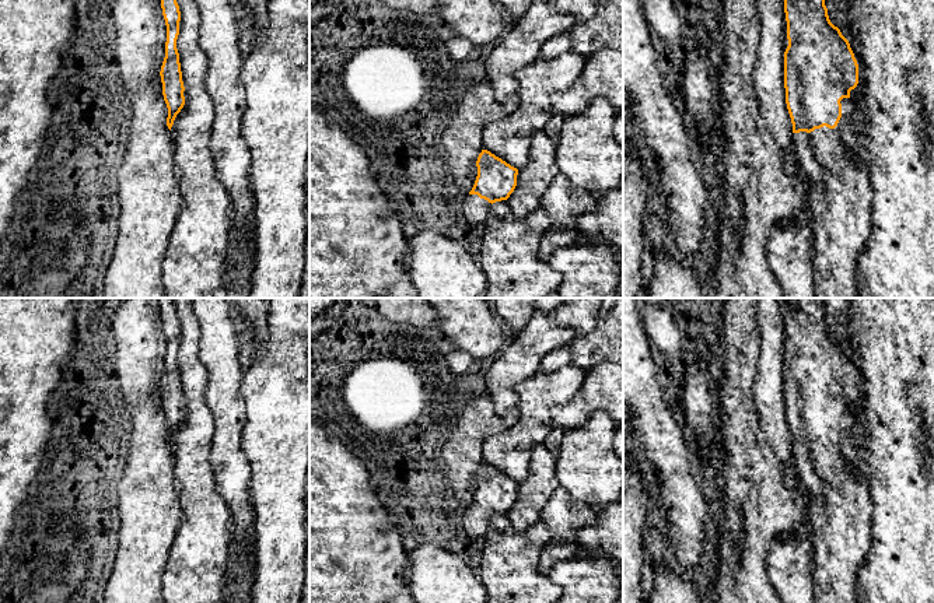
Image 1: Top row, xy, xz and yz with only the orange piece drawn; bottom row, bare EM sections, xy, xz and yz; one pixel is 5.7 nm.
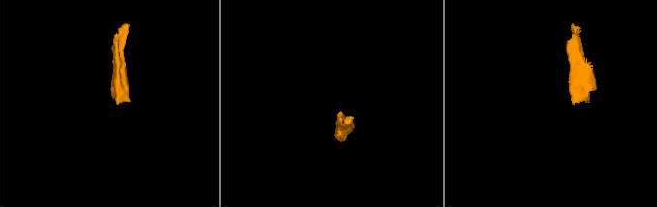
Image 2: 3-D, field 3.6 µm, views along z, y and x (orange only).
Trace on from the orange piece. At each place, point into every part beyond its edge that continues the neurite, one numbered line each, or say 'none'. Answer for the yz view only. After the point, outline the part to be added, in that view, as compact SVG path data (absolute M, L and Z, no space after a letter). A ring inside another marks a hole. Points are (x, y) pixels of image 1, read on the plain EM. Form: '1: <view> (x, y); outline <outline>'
1: yz (840, 511); outline M843 411L842 431L835 442L793 448L800 483L814 497L808 505L814 543L815 603L858 603L858 571L871 543L871 498L863 470L849 464L842 453L843 435L854 425L851 411Z

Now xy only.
none

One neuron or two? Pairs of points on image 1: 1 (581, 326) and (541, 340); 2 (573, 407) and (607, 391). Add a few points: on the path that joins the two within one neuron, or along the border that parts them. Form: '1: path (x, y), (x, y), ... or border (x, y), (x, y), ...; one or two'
1: border (551, 315), (559, 325), (570, 328), (577, 335); two
2: path (581, 406), (598, 392); one

